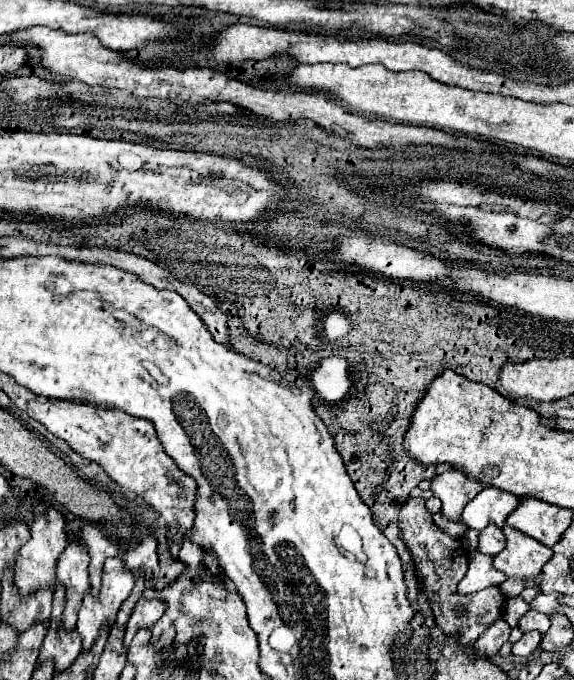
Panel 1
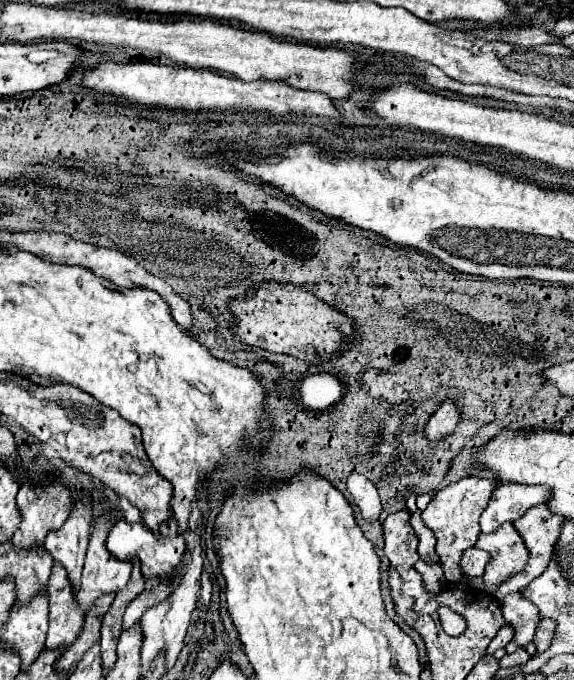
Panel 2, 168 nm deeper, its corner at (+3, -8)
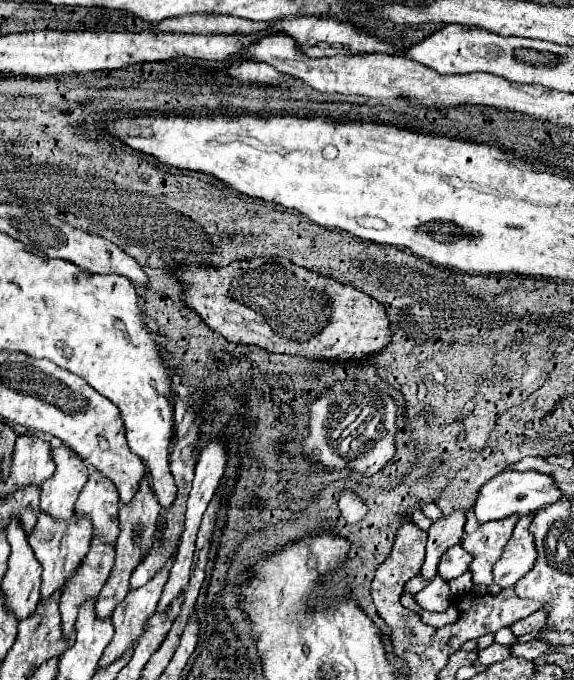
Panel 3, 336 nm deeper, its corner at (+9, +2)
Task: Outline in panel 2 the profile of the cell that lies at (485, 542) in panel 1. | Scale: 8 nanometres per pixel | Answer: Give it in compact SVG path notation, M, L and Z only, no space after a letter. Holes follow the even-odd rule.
M472 547L472 549L466 549L462 553L460 567L462 567L462 573L464 575L476 577L476 575L484 575L484 567L488 565L488 561L490 561L490 553Z

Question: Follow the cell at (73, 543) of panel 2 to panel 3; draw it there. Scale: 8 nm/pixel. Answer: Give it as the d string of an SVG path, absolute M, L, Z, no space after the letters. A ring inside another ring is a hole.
M68 447L52 449L56 471L40 485L40 509L52 517L68 519L74 515L74 503L88 481L88 471L82 459Z

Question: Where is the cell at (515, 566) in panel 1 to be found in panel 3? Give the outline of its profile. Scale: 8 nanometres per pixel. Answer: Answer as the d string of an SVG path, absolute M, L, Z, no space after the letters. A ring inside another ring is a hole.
M506 517L504 521L482 523L474 533L462 539L462 547L472 555L470 571L474 583L490 585L492 583L492 565L504 551L504 545L512 537L512 531L518 523L518 517Z

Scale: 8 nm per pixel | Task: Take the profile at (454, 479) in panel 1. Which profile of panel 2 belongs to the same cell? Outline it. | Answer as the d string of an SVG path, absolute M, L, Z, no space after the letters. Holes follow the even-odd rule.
M464 477L456 483L450 483L448 487L436 491L436 495L428 503L426 511L422 513L424 525L428 529L432 529L432 533L436 535L436 553L442 559L444 575L450 583L458 583L458 579L464 577L462 569L460 569L460 557L466 549L474 547L474 543L480 535L480 515L486 509L486 503L490 501L494 487L496 487L494 479Z

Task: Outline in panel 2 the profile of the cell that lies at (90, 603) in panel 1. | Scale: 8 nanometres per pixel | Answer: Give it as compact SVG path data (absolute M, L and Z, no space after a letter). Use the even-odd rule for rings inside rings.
M104 515L100 519L96 519L94 523L94 529L92 529L92 537L90 537L90 545L88 545L88 553L86 553L86 561L84 561L84 571L82 571L82 585L80 585L80 591L76 595L78 599L78 605L84 609L84 611L90 611L94 601L102 595L108 595L108 593L118 593L122 591L128 581L130 581L130 573L132 573L132 563L130 561L118 561L114 559L108 551L106 551L106 535L112 527L112 523L116 521L114 515Z

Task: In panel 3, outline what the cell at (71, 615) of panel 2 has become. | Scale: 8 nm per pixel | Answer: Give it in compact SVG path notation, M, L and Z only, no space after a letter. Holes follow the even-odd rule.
M40 511L36 525L34 525L32 533L28 535L28 543L34 549L36 559L44 567L44 571L42 571L42 599L48 599L54 591L64 591L68 577L72 577L76 565L80 565L80 561L84 559L84 553L88 553L92 531L94 531L92 523L86 517L74 515L68 521L62 521L62 519L54 519L48 513Z

